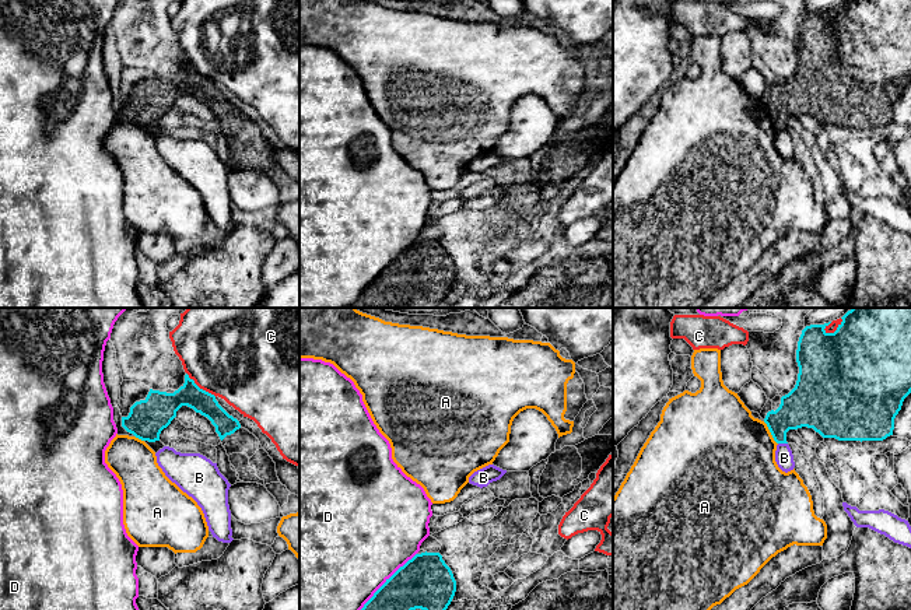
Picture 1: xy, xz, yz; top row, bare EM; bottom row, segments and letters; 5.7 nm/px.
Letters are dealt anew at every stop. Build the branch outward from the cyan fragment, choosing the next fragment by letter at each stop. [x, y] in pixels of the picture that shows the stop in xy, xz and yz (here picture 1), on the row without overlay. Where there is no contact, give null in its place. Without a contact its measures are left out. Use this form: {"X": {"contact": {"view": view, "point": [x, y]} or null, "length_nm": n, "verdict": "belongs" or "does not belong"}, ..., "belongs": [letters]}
{"A": {"contact": {"view": "yz", "point": [770, 118]}, "length_nm": 160, "verdict": "does not belong"}, "B": {"contact": {"view": "yz", "point": [782, 129]}, "length_nm": 60, "verdict": "does not belong"}, "C": {"contact": {"view": "xy", "point": [199, 74]}, "length_nm": 220, "verdict": "does not belong"}, "D": {"contact": {"view": "xz", "point": [379, 274]}, "length_nm": 550, "verdict": "does not belong"}, "belongs": []}

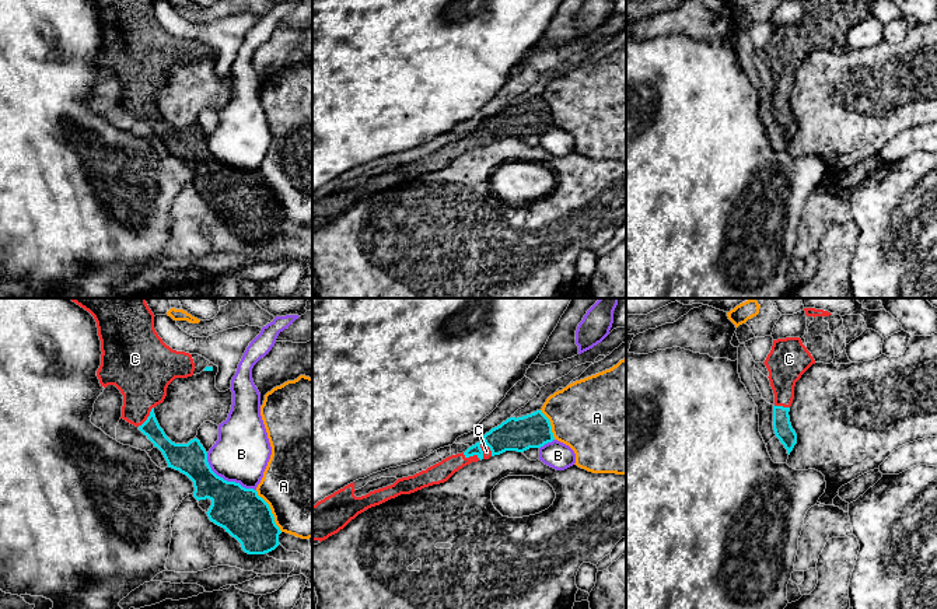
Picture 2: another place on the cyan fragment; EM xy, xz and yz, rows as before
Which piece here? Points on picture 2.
{"A": {"contact": {"view": "xy", "point": [271, 198]}, "length_nm": 280, "verdict": "does not belong"}, "B": {"contact": {"view": "xy", "point": [226, 167]}, "length_nm": 360, "verdict": "does not belong"}, "C": {"contact": {"view": "xz", "point": [482, 142]}, "length_nm": 180, "verdict": "belongs"}, "belongs": ["C"]}

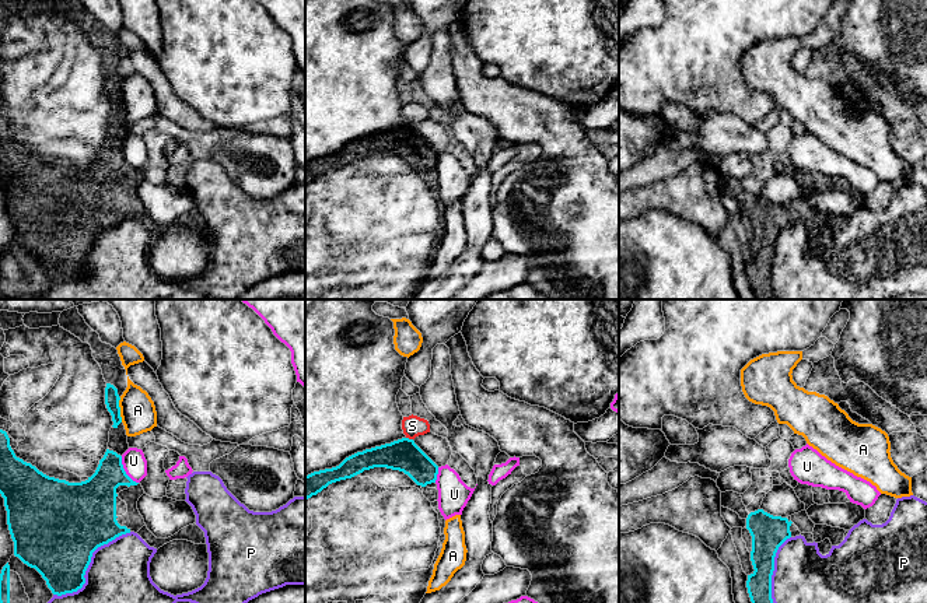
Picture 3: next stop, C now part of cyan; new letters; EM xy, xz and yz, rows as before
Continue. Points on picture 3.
{"A": {"contact": {"view": "xy", "point": [119, 97]}, "length_nm": 140, "verdict": "does not belong"}, "P": {"contact": {"view": "xy", "point": [88, 251]}, "length_nm": 600, "verdict": "does not belong"}, "S": {"contact": {"view": "xz", "point": [408, 125]}, "length_nm": 40, "verdict": "does not belong"}, "U": {"contact": {"view": "xy", "point": [123, 157]}, "length_nm": 190, "verdict": "does not belong"}, "belongs": []}

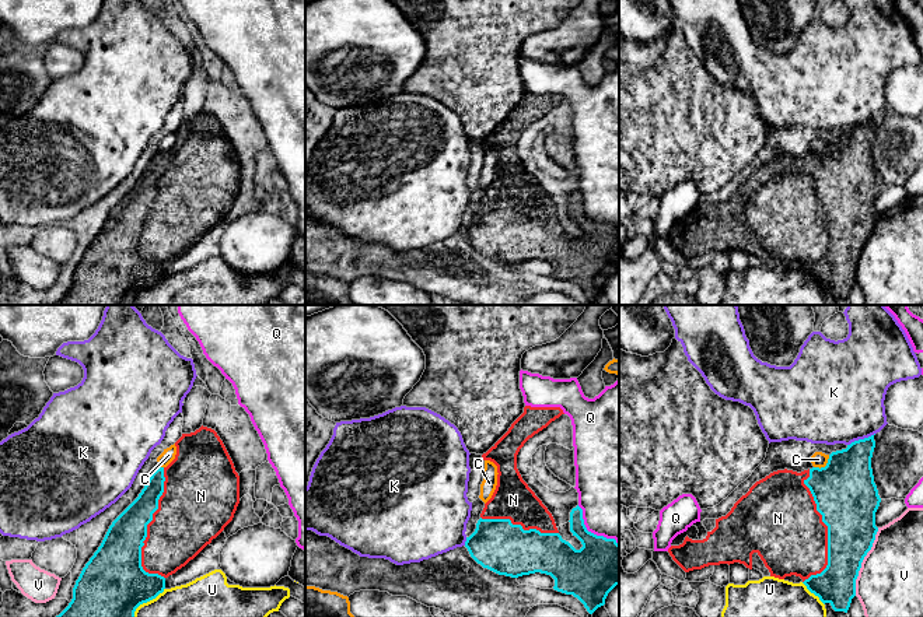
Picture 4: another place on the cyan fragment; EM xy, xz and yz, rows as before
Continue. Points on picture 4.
{"C": {"contact": {"view": "yz", "point": [825, 153]}, "length_nm": 120, "verdict": "does not belong"}, "K": {"contact": {"view": "yz", "point": [860, 126]}, "length_nm": 180, "verdict": "does not belong"}, "N": {"contact": {"view": "xy", "point": [146, 216]}, "length_nm": 650, "verdict": "belongs"}, "Q": {"contact": {"view": "xz", "point": [590, 218]}, "length_nm": 340, "verdict": "does not belong"}, "U": {"contact": {"view": "yz", "point": [814, 280]}, "length_nm": 190, "verdict": "does not belong"}, "V": {"contact": {"view": "yz", "point": [862, 248]}, "length_nm": 420, "verdict": "does not belong"}, "belongs": ["N"]}

